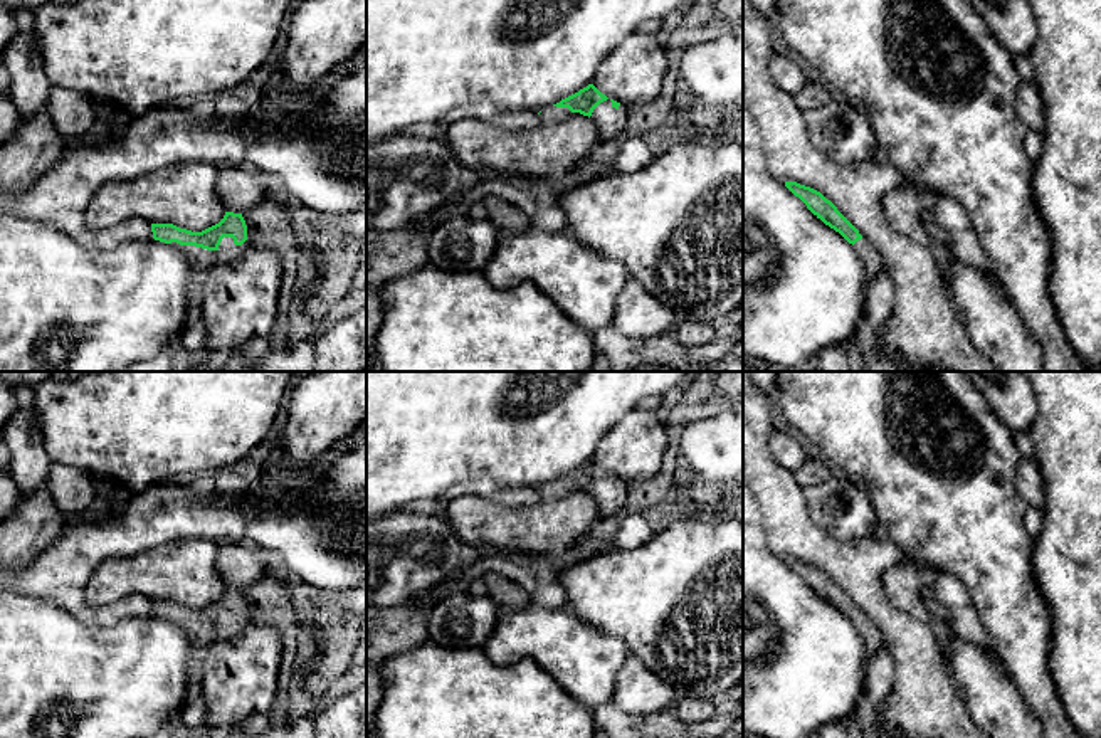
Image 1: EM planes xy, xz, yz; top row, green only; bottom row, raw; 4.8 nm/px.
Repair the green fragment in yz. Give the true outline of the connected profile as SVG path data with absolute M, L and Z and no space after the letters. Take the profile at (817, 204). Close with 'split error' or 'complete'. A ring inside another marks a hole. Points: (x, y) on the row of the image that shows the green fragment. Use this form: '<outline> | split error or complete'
M785 182L785 187L798 197L807 208L820 219L825 225L839 232L861 257L866 267L867 279L884 269L882 259L877 250L859 234L859 230L827 200L820 192L800 185L797 182Z | split error

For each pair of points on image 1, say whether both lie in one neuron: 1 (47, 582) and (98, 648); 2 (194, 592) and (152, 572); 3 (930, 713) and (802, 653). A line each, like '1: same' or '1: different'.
1: different
2: same
3: different

